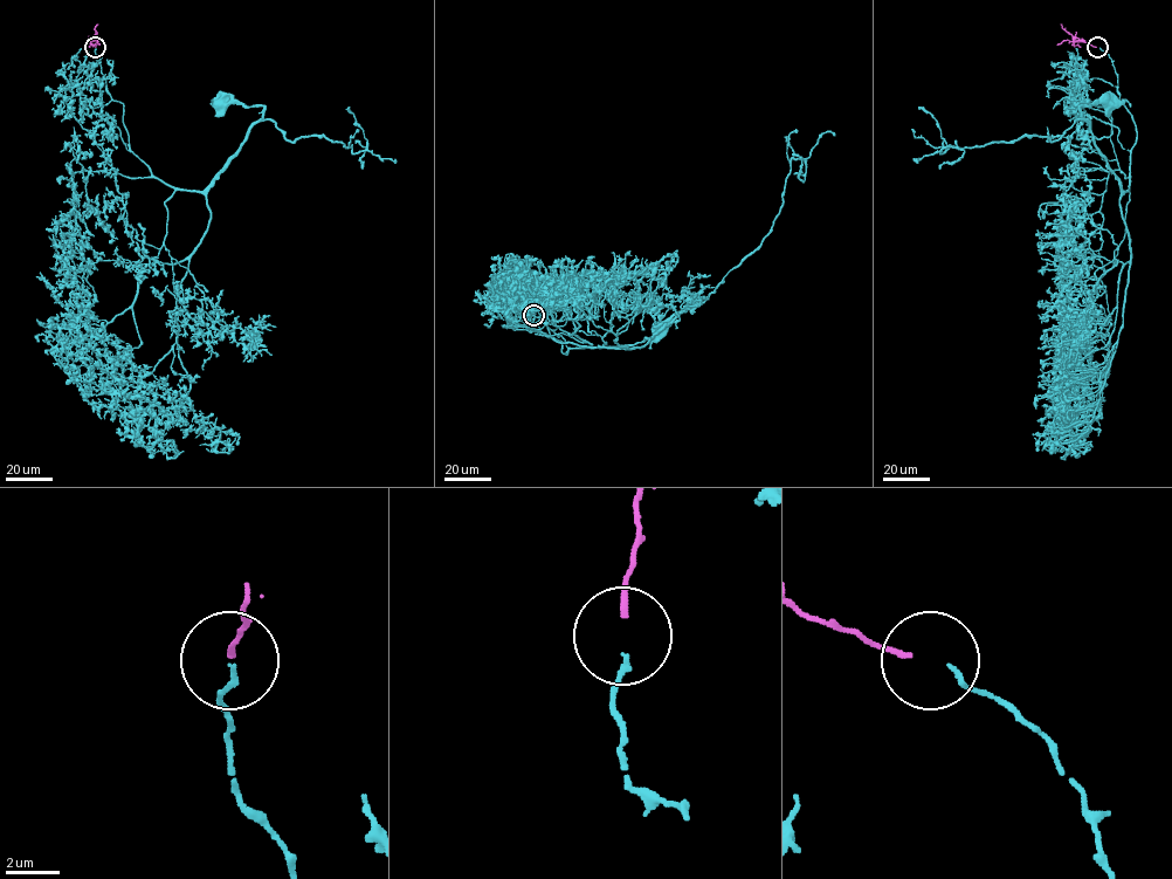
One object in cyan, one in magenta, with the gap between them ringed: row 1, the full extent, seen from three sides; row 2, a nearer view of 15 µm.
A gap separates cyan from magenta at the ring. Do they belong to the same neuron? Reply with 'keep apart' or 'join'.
join

